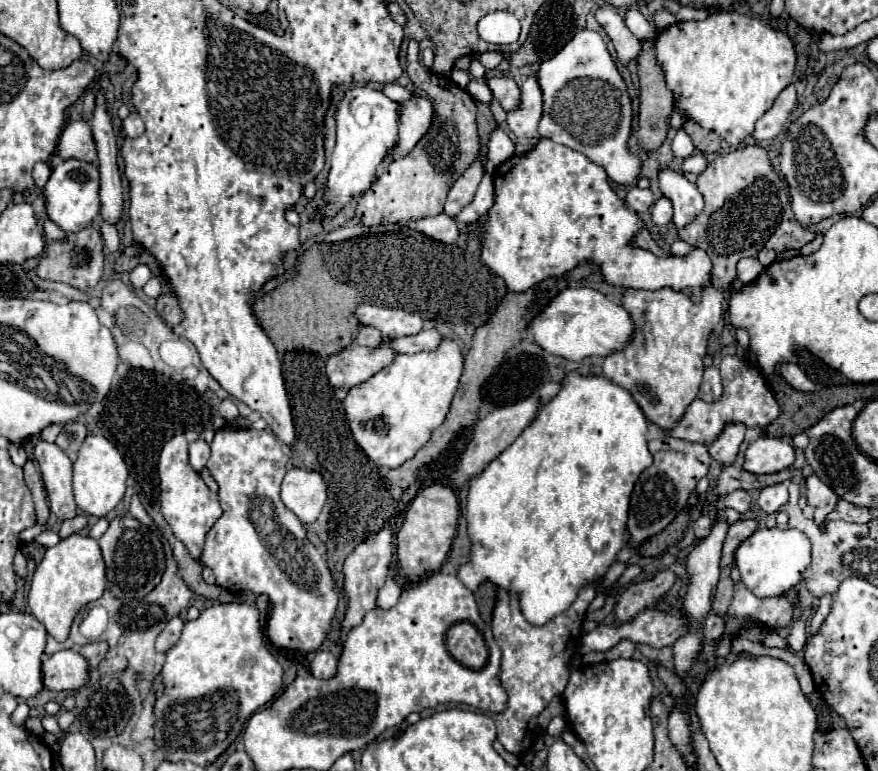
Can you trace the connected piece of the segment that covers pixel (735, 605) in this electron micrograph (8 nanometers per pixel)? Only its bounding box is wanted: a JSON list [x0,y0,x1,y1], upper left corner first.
[726,582,798,630]

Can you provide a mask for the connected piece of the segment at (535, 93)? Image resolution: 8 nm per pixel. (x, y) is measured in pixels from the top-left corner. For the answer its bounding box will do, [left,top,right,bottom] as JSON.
[506,76,542,154]

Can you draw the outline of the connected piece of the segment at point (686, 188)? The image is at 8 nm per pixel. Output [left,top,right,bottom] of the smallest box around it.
[658,168,704,228]

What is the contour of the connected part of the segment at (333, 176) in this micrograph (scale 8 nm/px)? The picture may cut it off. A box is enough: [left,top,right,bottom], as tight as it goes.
[322,86,398,216]

